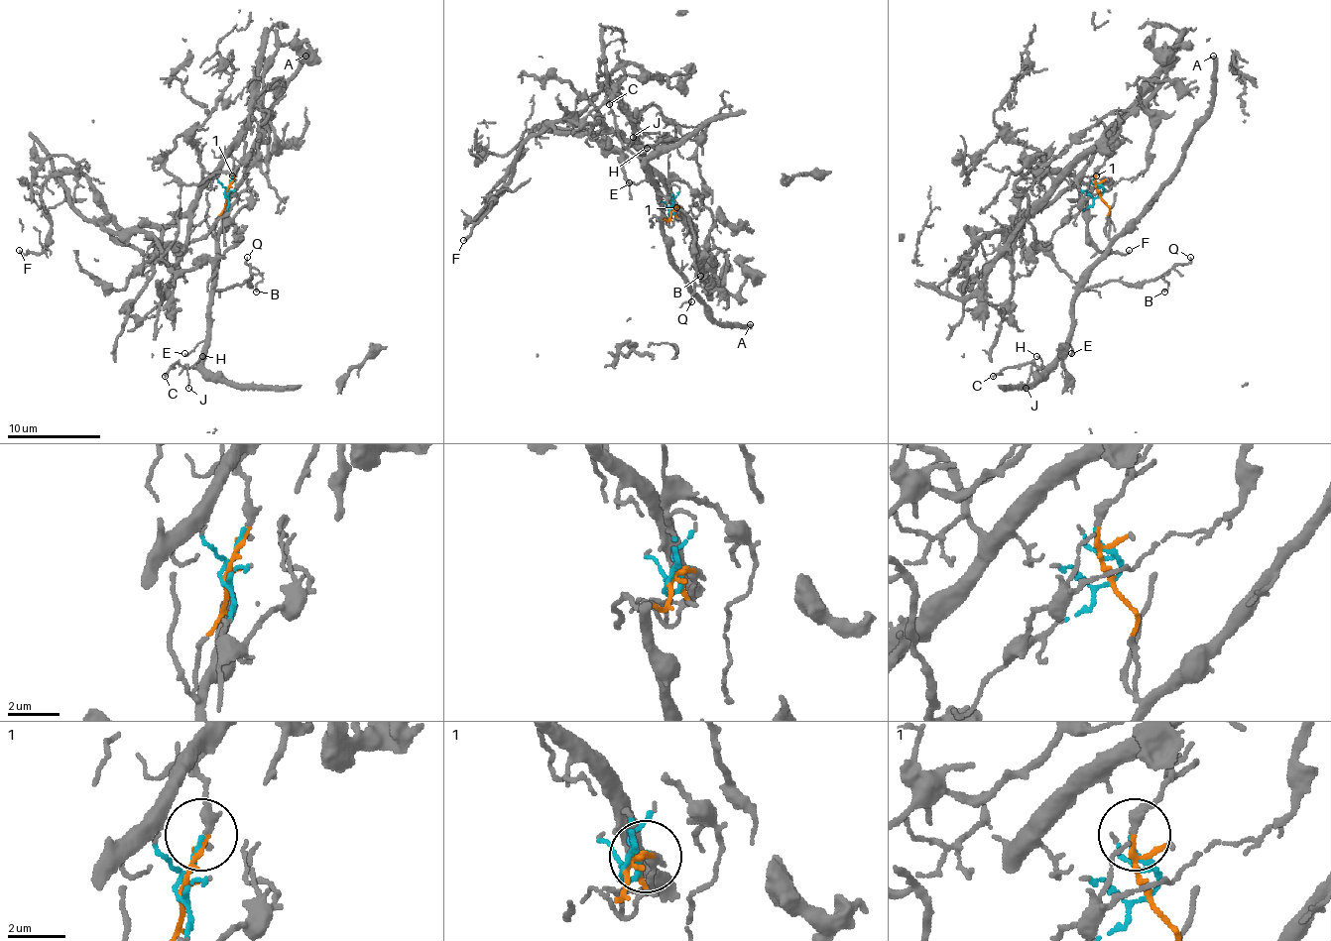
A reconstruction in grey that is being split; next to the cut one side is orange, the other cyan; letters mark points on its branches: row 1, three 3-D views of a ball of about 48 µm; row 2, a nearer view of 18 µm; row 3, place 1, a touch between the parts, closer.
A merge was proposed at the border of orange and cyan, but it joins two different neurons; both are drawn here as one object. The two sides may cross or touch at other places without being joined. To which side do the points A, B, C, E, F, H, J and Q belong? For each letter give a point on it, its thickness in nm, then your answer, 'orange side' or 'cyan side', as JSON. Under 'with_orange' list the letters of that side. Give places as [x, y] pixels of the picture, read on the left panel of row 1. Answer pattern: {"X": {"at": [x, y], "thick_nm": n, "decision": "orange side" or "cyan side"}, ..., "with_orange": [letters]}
{"A": {"at": [305, 56], "thick_nm": 360, "decision": "orange side"}, "B": {"at": [256, 292], "thick_nm": 140, "decision": "orange side"}, "C": {"at": [165, 376], "thick_nm": 160, "decision": "orange side"}, "E": {"at": [184, 353], "thick_nm": 140, "decision": "orange side"}, "F": {"at": [19, 250], "thick_nm": 170, "decision": "cyan side"}, "H": {"at": [202, 356], "thick_nm": 100, "decision": "orange side"}, "J": {"at": [188, 388], "thick_nm": 100, "decision": "orange side"}, "Q": {"at": [247, 257], "thick_nm": 170, "decision": "orange side"}, "with_orange": ["A", "B", "C", "E", "H", "J", "Q"]}

